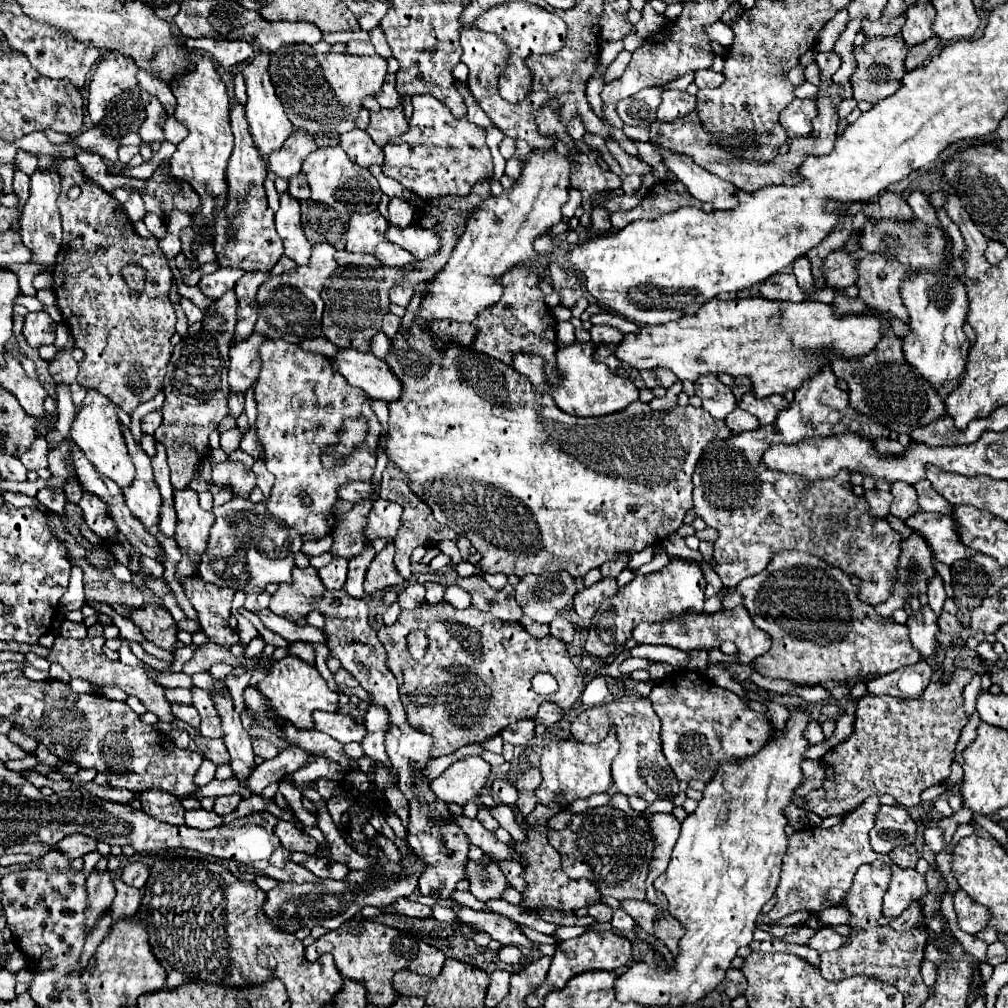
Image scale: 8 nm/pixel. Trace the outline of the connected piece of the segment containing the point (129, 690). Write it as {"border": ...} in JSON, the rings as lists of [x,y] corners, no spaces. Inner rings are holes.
{"border":[[[97,622],[89,628],[89,634],[85,640],[73,640],[73,638],[65,638],[65,636],[57,636],[55,638],[55,644],[51,646],[51,652],[47,656],[49,662],[55,662],[59,666],[65,668],[65,672],[71,676],[71,678],[83,678],[83,680],[89,680],[91,684],[103,688],[103,686],[117,686],[121,688],[125,694],[129,696],[137,696],[143,706],[157,714],[159,720],[165,720],[165,722],[171,722],[171,708],[169,708],[169,702],[165,700],[163,696],[163,686],[155,684],[147,672],[143,668],[133,668],[133,666],[127,666],[123,662],[111,662],[105,654],[103,654],[103,644],[105,644],[105,636],[103,636],[103,626]]]}

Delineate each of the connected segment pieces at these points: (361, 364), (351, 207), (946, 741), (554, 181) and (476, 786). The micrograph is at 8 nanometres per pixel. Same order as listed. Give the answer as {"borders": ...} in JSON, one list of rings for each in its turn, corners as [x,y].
{"borders":[[[[341,350],[333,362],[351,386],[365,390],[375,400],[393,402],[403,392],[403,384],[387,366],[387,362],[379,360],[371,352],[359,354],[355,350]]],[[[329,146],[319,148],[309,154],[309,158],[303,162],[303,172],[307,174],[307,182],[311,186],[311,198],[315,202],[323,202],[335,210],[345,212],[365,212],[377,208],[381,194],[377,180],[369,174],[367,168],[353,162],[341,146]]],[[[953,666],[953,676],[949,682],[937,680],[927,686],[923,696],[919,698],[893,698],[893,696],[865,696],[858,702],[855,730],[853,734],[825,754],[821,766],[825,768],[825,784],[821,790],[807,794],[807,810],[825,816],[841,814],[845,816],[859,802],[869,796],[893,796],[903,806],[919,804],[919,794],[935,784],[941,784],[951,774],[951,762],[955,754],[955,746],[959,742],[959,734],[967,724],[967,716],[963,710],[961,690],[975,676],[973,670]]],[[[531,152],[527,164],[521,170],[521,178],[515,180],[511,190],[503,190],[501,196],[489,196],[467,222],[467,230],[455,244],[449,262],[431,280],[431,290],[421,302],[419,318],[449,318],[459,322],[471,322],[481,310],[493,306],[501,298],[499,278],[503,272],[517,264],[537,264],[533,240],[545,234],[551,224],[561,222],[561,206],[569,200],[569,158],[559,158],[551,152]]],[[[465,756],[435,778],[431,782],[431,790],[435,790],[441,800],[463,806],[485,792],[489,776],[491,764],[479,756]]]]}

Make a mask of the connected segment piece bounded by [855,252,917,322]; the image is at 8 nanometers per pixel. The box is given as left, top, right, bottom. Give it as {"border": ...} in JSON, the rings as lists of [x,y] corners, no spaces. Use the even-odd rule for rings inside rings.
{"border":[[[869,254],[857,260],[855,270],[859,274],[857,288],[859,298],[869,308],[891,312],[901,320],[909,320],[907,308],[901,298],[901,284],[917,274],[915,268],[903,266],[899,260],[887,254]]]}

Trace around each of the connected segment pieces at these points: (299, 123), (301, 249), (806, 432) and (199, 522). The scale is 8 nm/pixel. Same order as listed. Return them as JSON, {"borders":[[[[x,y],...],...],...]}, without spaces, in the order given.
{"borders":[[[[291,44],[271,54],[269,74],[293,128],[309,130],[309,134],[343,134],[355,128],[361,100],[379,94],[387,74],[387,60],[379,54],[317,54],[307,44]]],[[[289,192],[281,194],[281,208],[275,214],[275,226],[277,234],[283,240],[285,256],[295,260],[297,264],[307,264],[311,256],[311,244],[301,228],[299,200],[293,198]]],[[[825,366],[811,382],[803,384],[795,390],[795,400],[777,416],[777,420],[769,426],[761,426],[759,430],[741,432],[725,442],[711,442],[695,468],[693,474],[693,502],[695,512],[699,518],[705,520],[707,526],[715,528],[719,538],[715,540],[713,558],[717,562],[715,572],[723,580],[727,588],[735,588],[743,578],[755,576],[765,570],[767,562],[781,550],[797,550],[817,558],[823,558],[829,566],[843,570],[849,576],[857,576],[861,580],[859,586],[859,600],[865,604],[885,602],[891,580],[895,578],[895,562],[899,556],[899,542],[901,534],[889,526],[887,520],[875,520],[867,514],[867,506],[861,506],[859,498],[851,492],[849,474],[839,474],[835,478],[823,478],[823,482],[803,482],[803,478],[795,478],[793,474],[775,474],[759,462],[763,450],[769,444],[795,444],[803,438],[811,436],[831,436],[839,432],[863,432],[867,438],[887,436],[889,430],[877,422],[873,422],[867,414],[859,414],[849,404],[849,392],[841,390],[835,382],[835,374],[831,368]]],[[[193,488],[175,490],[175,512],[177,512],[177,544],[183,550],[183,558],[177,564],[175,580],[183,582],[185,578],[197,572],[201,554],[205,552],[209,528],[215,520],[213,512],[205,512],[199,506],[197,492]]]]}

